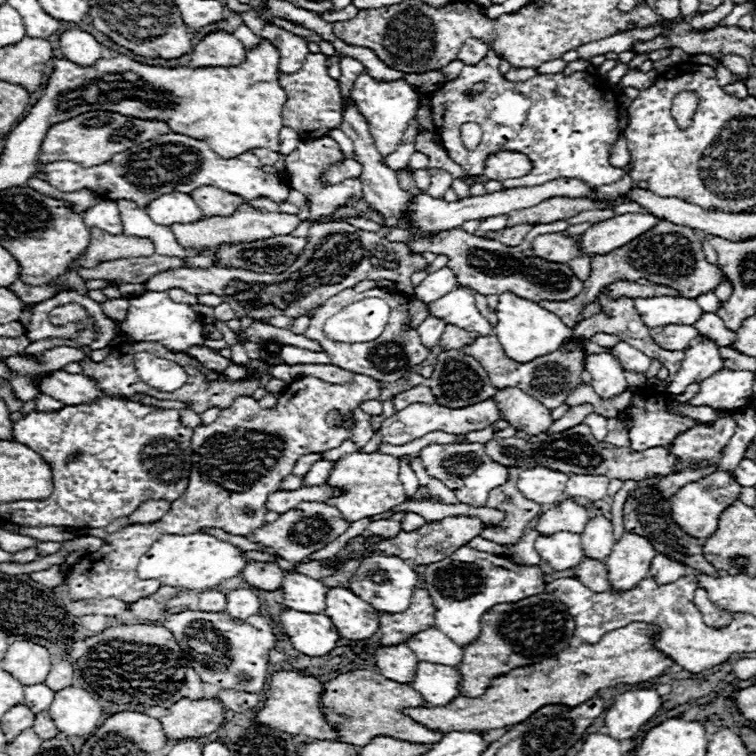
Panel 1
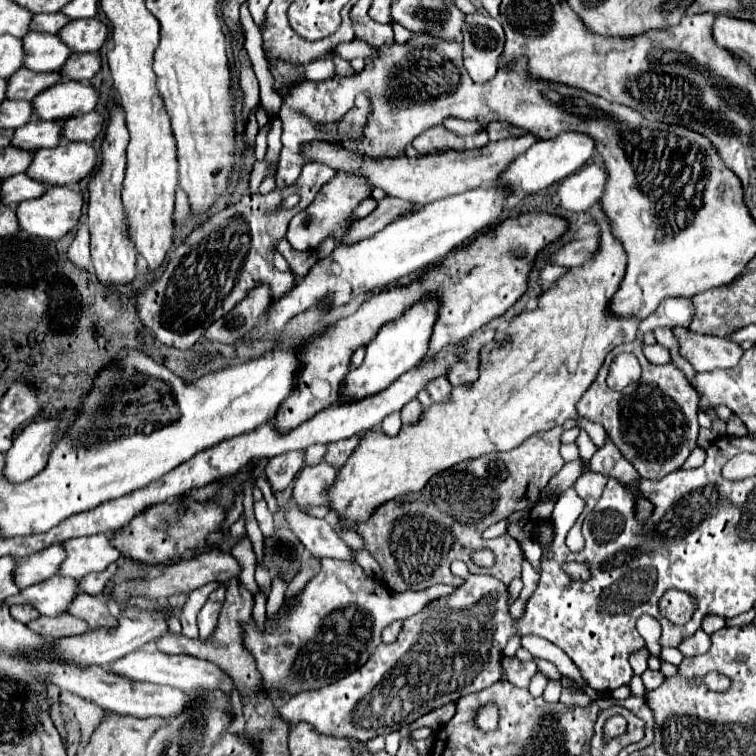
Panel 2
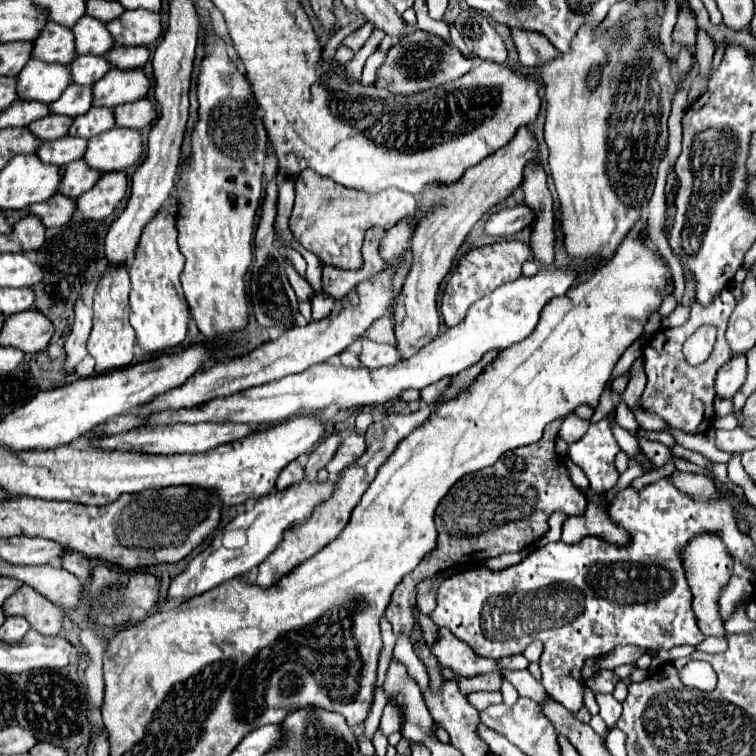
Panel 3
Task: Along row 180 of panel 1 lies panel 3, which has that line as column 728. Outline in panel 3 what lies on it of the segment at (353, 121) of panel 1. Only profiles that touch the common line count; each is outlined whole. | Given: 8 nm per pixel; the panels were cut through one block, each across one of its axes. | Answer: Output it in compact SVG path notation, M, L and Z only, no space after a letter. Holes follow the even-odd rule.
M736 354L728 366L722 366L716 374L716 396L732 398L746 380L746 356Z

